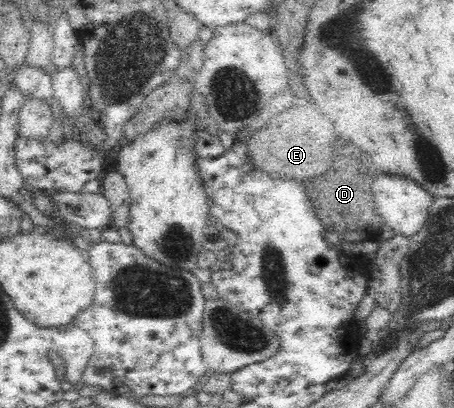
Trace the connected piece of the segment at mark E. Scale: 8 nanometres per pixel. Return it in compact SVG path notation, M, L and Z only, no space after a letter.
M312 104L292 106L268 120L268 124L248 138L248 157L254 167L282 179L312 178L324 174L330 168L332 144L336 140L336 128L328 124L326 114L320 114Z

